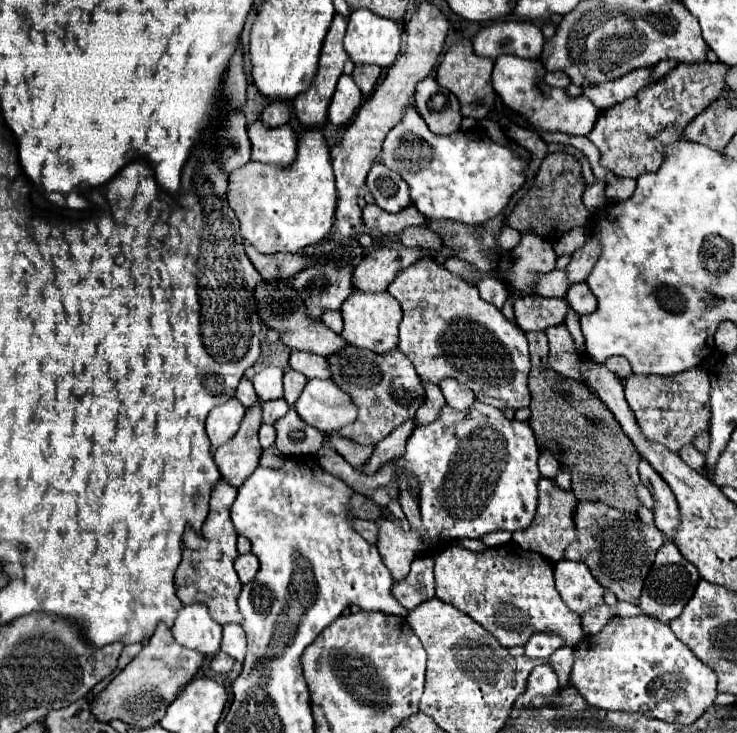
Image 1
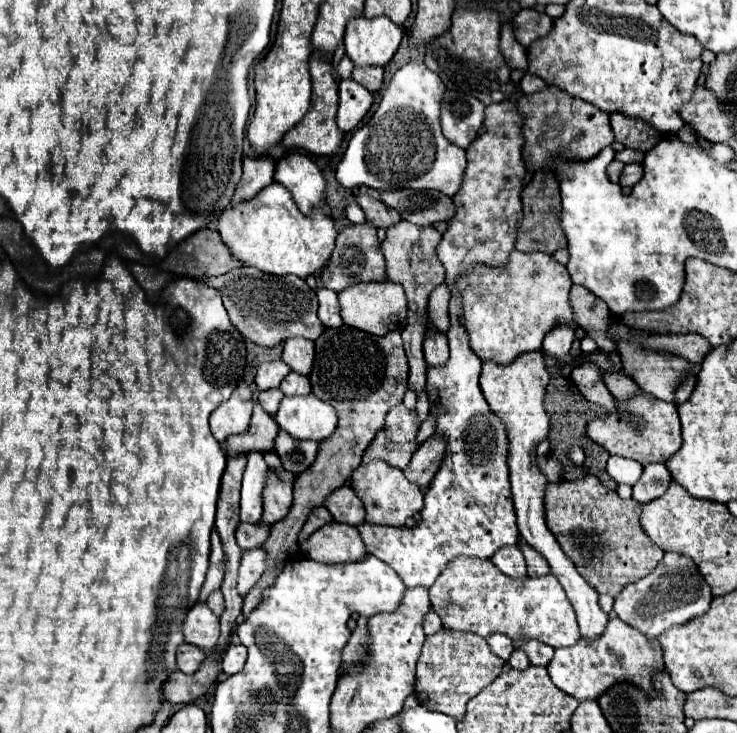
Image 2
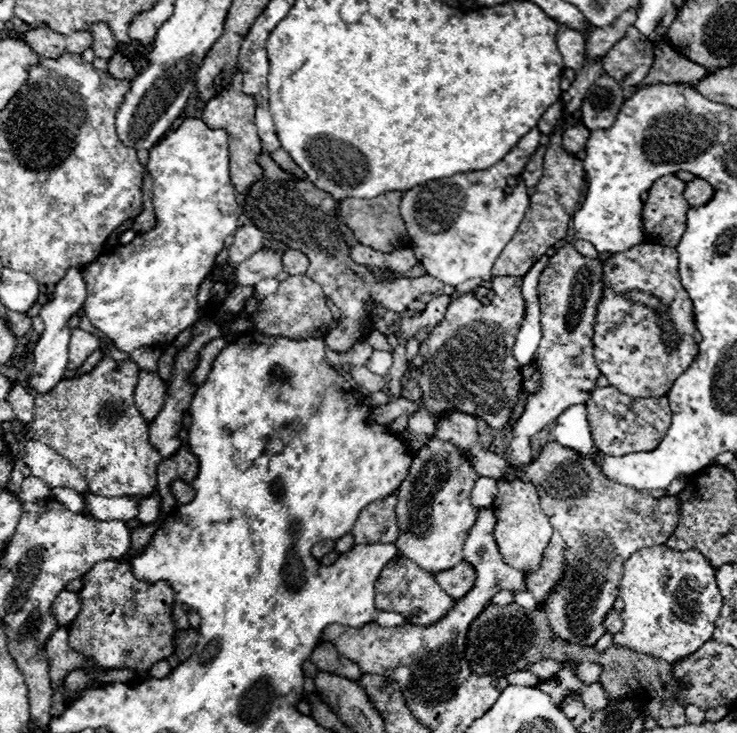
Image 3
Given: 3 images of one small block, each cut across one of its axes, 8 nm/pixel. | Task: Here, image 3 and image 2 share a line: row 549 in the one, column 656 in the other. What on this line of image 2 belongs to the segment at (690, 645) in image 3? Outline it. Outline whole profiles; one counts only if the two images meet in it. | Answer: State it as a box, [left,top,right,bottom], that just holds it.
[548,618,662,700]

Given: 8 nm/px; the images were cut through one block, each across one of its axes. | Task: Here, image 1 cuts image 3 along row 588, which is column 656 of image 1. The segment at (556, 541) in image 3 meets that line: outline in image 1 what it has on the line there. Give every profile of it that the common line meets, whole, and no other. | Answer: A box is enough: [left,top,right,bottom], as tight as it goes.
[564,502,664,604]

